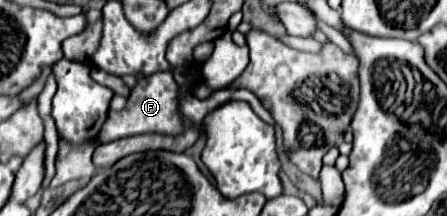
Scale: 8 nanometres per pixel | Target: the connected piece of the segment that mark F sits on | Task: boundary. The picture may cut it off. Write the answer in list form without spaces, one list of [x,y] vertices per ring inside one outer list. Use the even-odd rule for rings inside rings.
[[[161,71],[153,73],[149,77],[143,77],[137,87],[131,91],[127,107],[123,111],[117,111],[115,115],[108,112],[107,119],[101,128],[98,138],[101,143],[109,143],[121,137],[131,137],[131,135],[141,135],[141,133],[179,133],[179,115],[177,115],[177,105],[179,105],[181,89],[175,83],[171,71]]]

